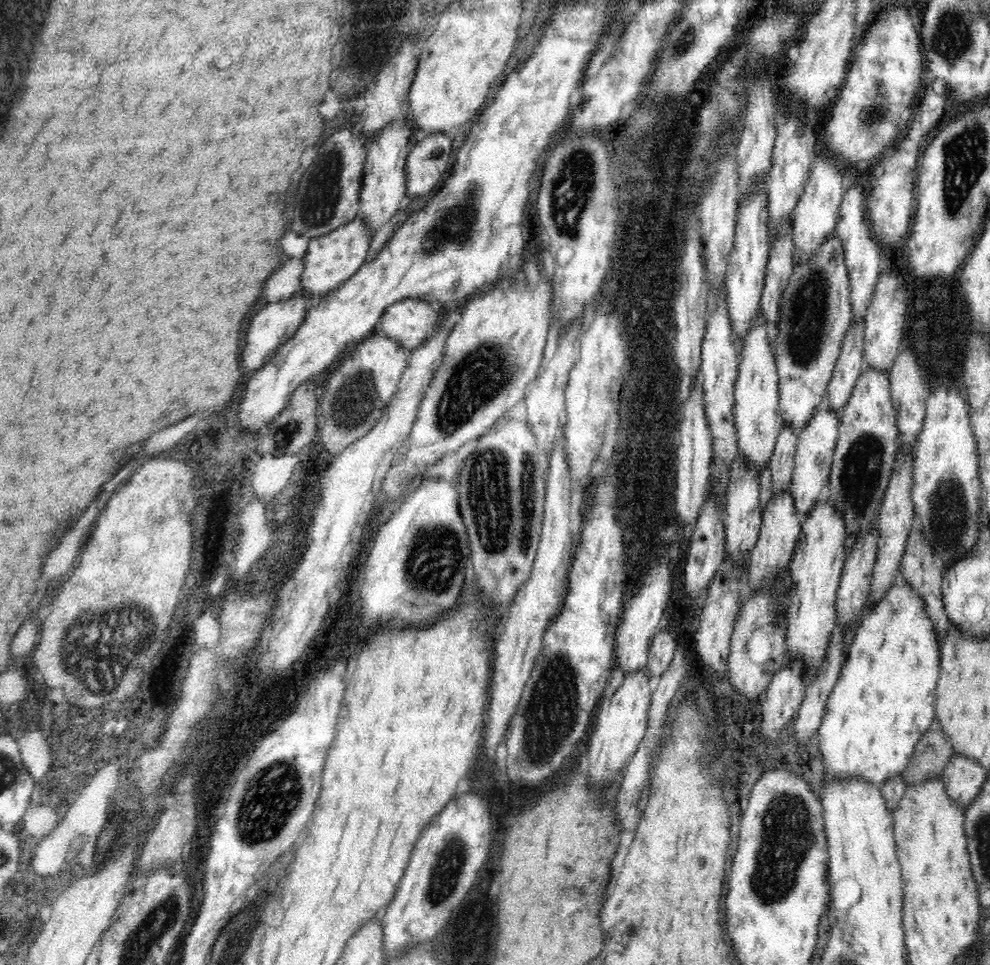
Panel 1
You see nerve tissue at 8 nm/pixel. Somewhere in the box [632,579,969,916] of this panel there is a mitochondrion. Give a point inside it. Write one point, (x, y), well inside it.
(787, 833)

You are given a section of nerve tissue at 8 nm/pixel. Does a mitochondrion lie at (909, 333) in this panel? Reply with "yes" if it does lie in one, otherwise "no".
no

